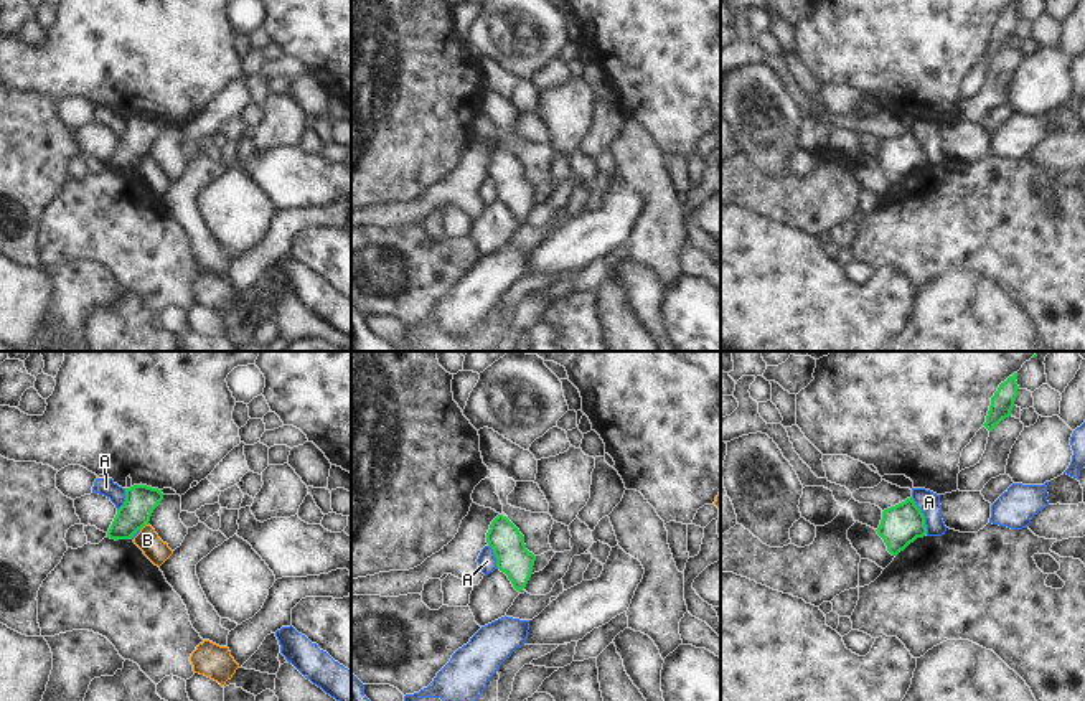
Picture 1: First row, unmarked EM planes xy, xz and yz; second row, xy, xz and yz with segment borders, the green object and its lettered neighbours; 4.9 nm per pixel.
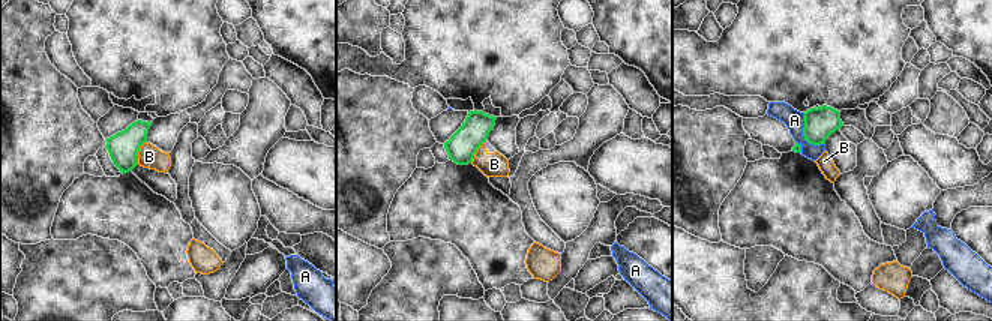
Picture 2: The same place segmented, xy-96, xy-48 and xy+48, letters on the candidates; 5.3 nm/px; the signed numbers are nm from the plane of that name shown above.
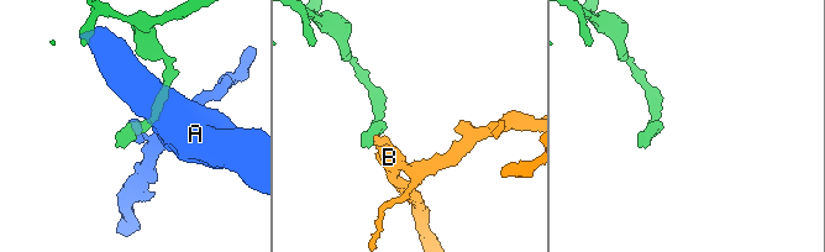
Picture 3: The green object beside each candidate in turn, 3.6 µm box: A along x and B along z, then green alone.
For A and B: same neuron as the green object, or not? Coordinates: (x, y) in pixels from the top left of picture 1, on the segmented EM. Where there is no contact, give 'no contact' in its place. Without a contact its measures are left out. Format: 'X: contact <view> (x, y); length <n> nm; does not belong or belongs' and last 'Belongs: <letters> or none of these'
A: contact yz (922, 515); length 200 nm; does not belong
B: contact xy (144, 525); length 50 nm; does not belong
Belongs: none of these

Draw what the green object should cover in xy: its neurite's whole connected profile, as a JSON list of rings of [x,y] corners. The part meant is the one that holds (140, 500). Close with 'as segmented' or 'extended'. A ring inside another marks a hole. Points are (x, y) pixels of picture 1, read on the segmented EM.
[[[134,485],[125,490],[125,501],[117,510],[117,515],[107,531],[110,539],[132,539],[132,536],[148,525],[153,510],[163,500],[163,493],[158,488],[147,485]]]; as segmented

